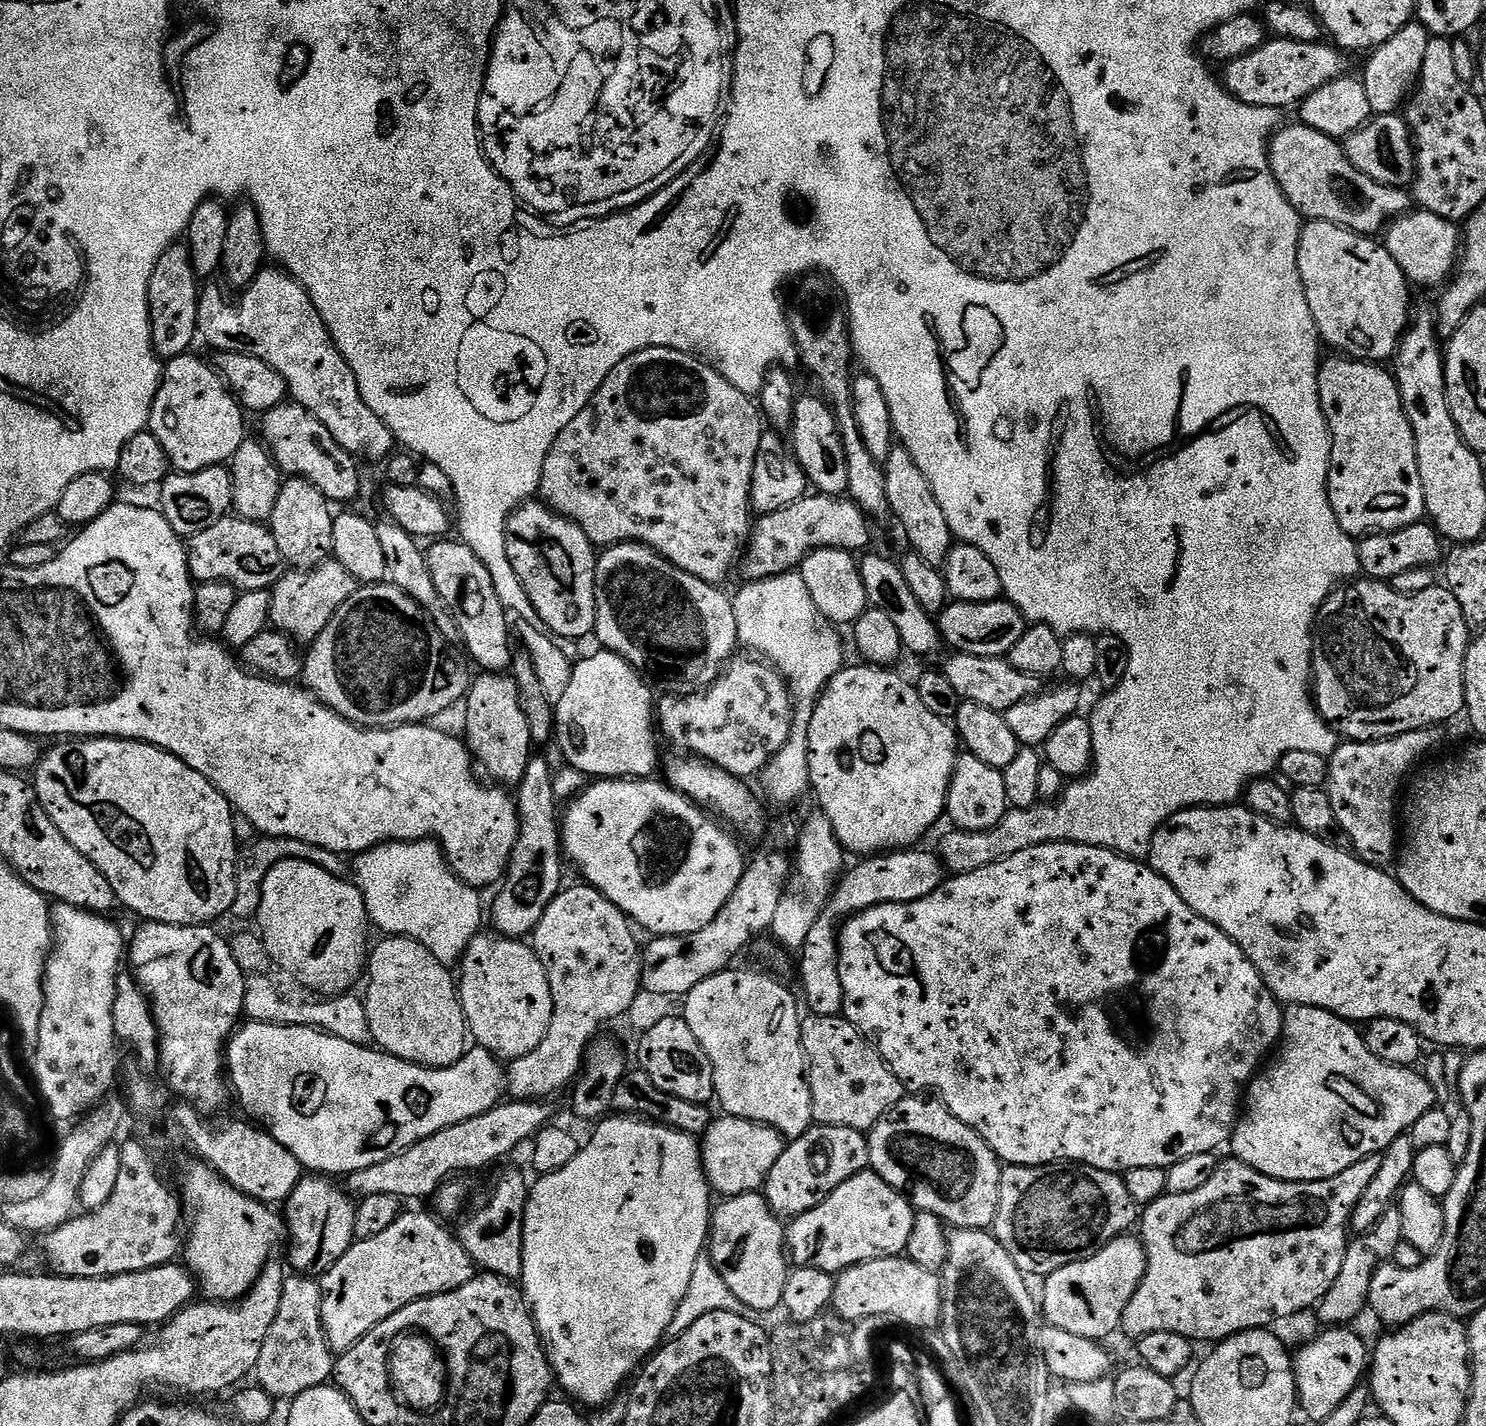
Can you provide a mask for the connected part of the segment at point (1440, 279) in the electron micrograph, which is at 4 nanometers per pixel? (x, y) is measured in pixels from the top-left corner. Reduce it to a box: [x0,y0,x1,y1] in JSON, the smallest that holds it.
[1382,210,1462,288]

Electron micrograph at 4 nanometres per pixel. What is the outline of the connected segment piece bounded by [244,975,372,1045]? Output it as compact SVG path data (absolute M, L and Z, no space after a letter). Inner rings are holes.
M249 975L247 977L246 983L248 985L248 989L246 990L246 994L244 995L244 1016L247 1017L249 1021L255 1022L257 1024L302 1024L310 1028L318 1028L321 1032L329 1032L334 1038L342 1038L346 1042L354 1042L355 1044L367 1045L369 1041L372 1040L372 1035L370 1034L370 1022L366 1018L366 1010L364 1009L363 999L359 995L356 994L345 994L343 996L333 996L327 1002L320 1002L324 1004L291 1004L290 1001L284 1000L284 996L279 992L278 989L275 988L274 985L271 984L270 981L267 980L264 976L252 976Z

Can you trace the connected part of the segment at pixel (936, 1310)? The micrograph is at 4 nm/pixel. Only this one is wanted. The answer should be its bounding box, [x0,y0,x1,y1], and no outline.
[832,1256,943,1332]

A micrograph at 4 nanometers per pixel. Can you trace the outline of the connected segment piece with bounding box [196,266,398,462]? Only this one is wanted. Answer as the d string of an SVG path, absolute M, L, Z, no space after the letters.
M265 266L254 278L251 286L243 289L237 296L240 297L231 304L220 288L205 287L201 291L196 327L199 339L205 340L216 352L245 352L247 356L262 358L266 366L282 374L289 397L306 410L310 410L310 414L314 414L314 418L318 418L318 422L322 422L322 426L330 430L330 438L334 438L334 442L338 442L342 450L361 461L388 460L398 442L393 438L391 430L384 425L382 418L378 418L378 414L374 414L374 410L366 406L366 398L362 398L362 390L358 390L358 378L354 378L354 370L350 370L346 358L342 358L332 335L328 333L326 322L322 322L310 294L306 294L304 287L283 268Z

